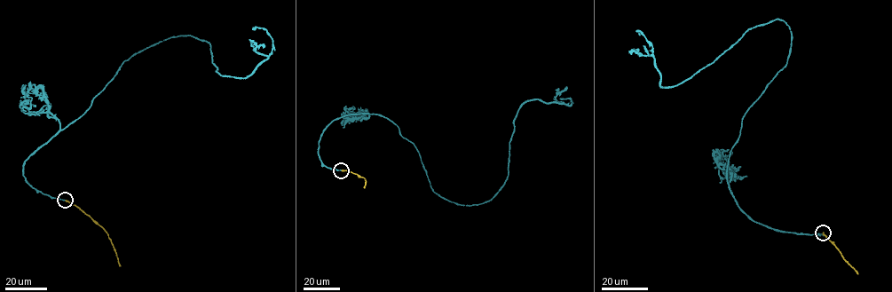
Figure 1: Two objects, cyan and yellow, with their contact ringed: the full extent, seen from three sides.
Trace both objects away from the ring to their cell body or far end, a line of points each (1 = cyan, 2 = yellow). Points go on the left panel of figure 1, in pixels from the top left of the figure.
1: (65, 201), (27, 183), (23, 162), (122, 63), (191, 35), (222, 75), (247, 77), (272, 43), (252, 29)
2: (65, 201), (88, 215), (104, 230), (120, 265)

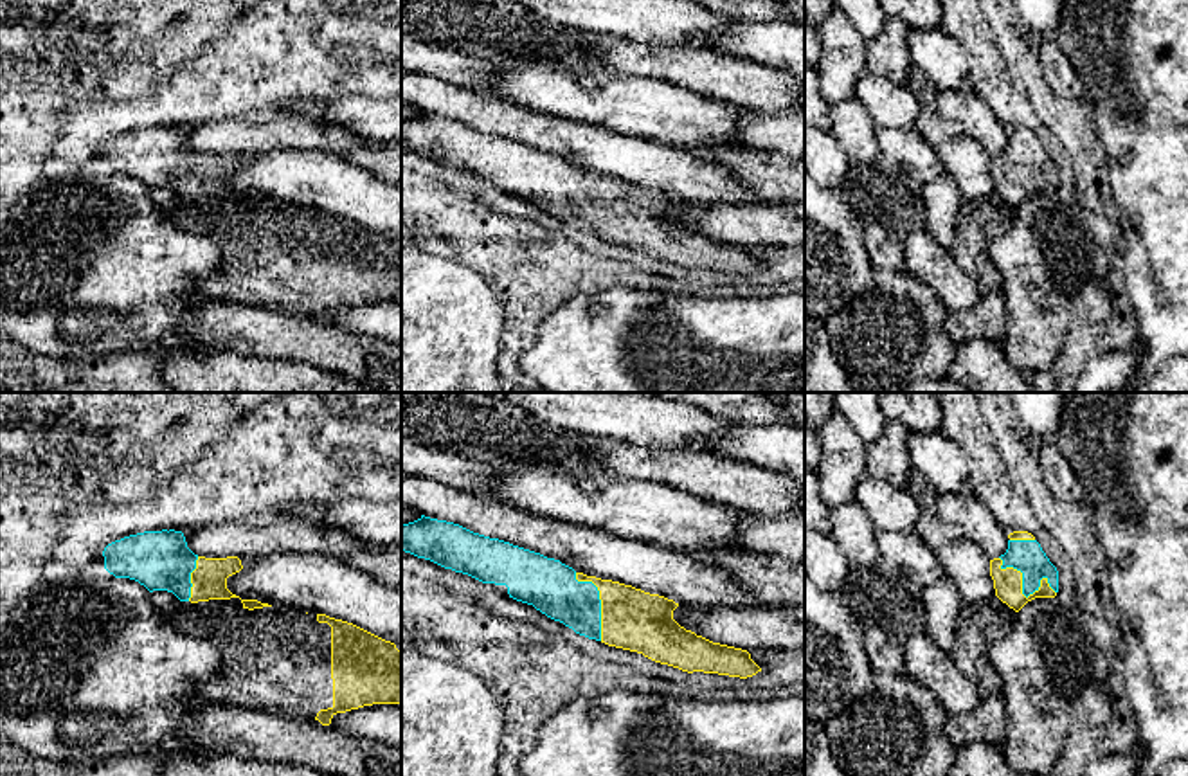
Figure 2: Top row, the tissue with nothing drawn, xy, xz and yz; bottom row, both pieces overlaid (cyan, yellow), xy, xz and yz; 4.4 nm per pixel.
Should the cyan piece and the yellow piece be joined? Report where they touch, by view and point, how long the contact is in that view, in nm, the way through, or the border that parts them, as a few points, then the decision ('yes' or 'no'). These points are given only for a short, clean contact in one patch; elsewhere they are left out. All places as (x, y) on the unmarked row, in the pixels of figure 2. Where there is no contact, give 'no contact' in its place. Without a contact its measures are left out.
contact yz (1023, 186); length 300 nm; way yz (1025, 152), (1023, 186), (1016, 179), (1007, 179); yes

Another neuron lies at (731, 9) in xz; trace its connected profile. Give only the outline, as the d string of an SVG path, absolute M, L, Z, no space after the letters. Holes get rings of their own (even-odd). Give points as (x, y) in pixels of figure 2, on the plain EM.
M691 0L709 13L720 14L725 20L736 22L769 22L769 20L792 20L783 0Z

